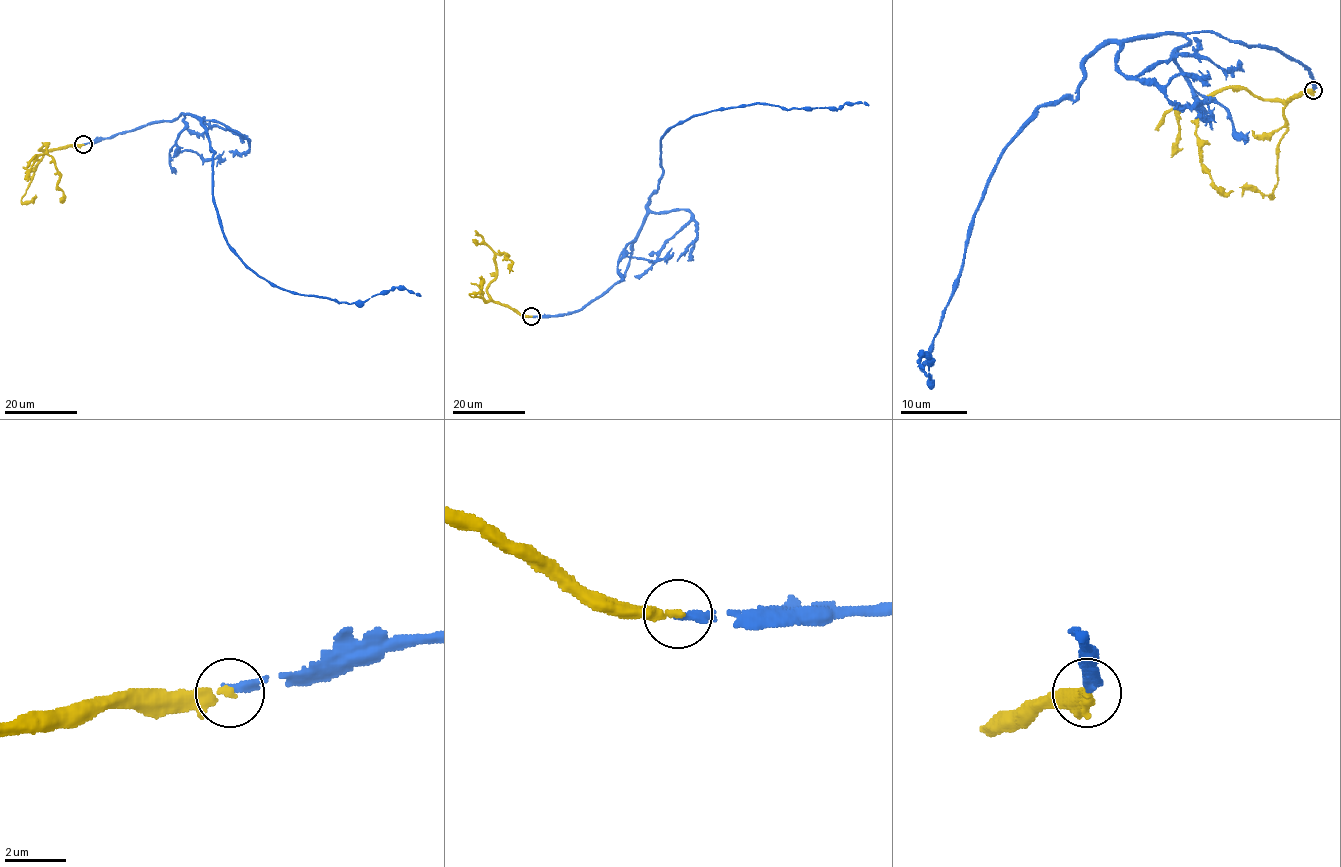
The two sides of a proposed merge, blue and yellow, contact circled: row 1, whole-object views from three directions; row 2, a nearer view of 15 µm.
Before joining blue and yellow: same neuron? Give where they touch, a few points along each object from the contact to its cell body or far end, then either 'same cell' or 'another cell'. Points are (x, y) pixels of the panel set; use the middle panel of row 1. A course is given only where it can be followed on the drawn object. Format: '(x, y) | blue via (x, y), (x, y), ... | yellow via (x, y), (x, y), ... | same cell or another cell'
(531, 316) | blue via (531, 316), (580, 311), (622, 278), (661, 178), (661, 138), (674, 125), (752, 104), (869, 105) | yellow via (531, 316), (496, 303), (487, 292), (496, 272), (494, 256), (497, 254), (507, 254), (512, 263), (509, 273) | same cell

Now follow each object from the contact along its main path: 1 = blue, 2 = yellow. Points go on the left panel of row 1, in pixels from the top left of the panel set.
1: (83, 144), (192, 115), (215, 152), (213, 202), (226, 243), (259, 276), (349, 304), (397, 287), (421, 296)
2: (83, 145), (39, 149), (48, 144), (46, 152), (59, 175), (57, 186), (64, 196), (61, 199)

